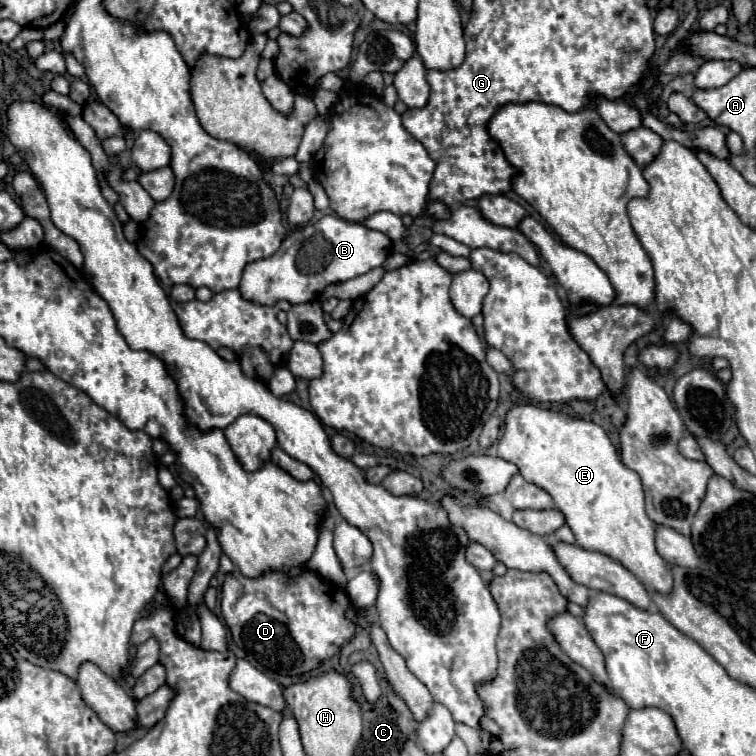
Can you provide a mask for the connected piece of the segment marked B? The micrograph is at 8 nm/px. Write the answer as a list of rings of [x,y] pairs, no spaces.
[[[323,216],[315,224],[295,228],[273,256],[263,258],[261,262],[251,262],[245,268],[239,290],[245,294],[245,298],[253,298],[253,302],[265,302],[267,306],[279,300],[305,304],[317,300],[329,284],[345,282],[383,266],[389,254],[391,240],[387,234],[347,222],[339,216]]]

